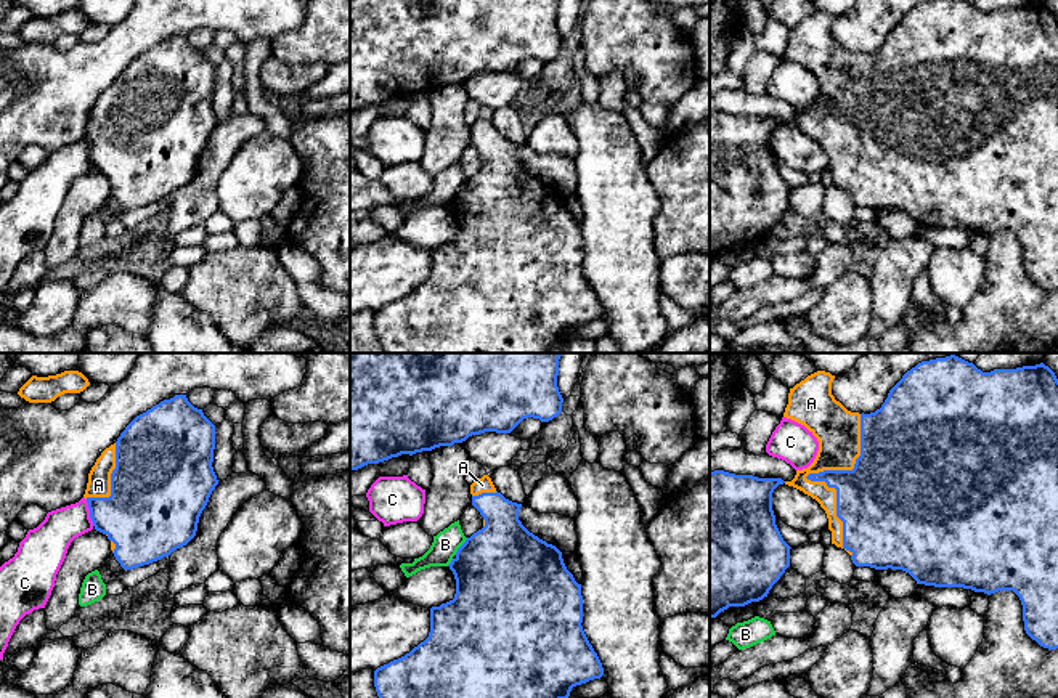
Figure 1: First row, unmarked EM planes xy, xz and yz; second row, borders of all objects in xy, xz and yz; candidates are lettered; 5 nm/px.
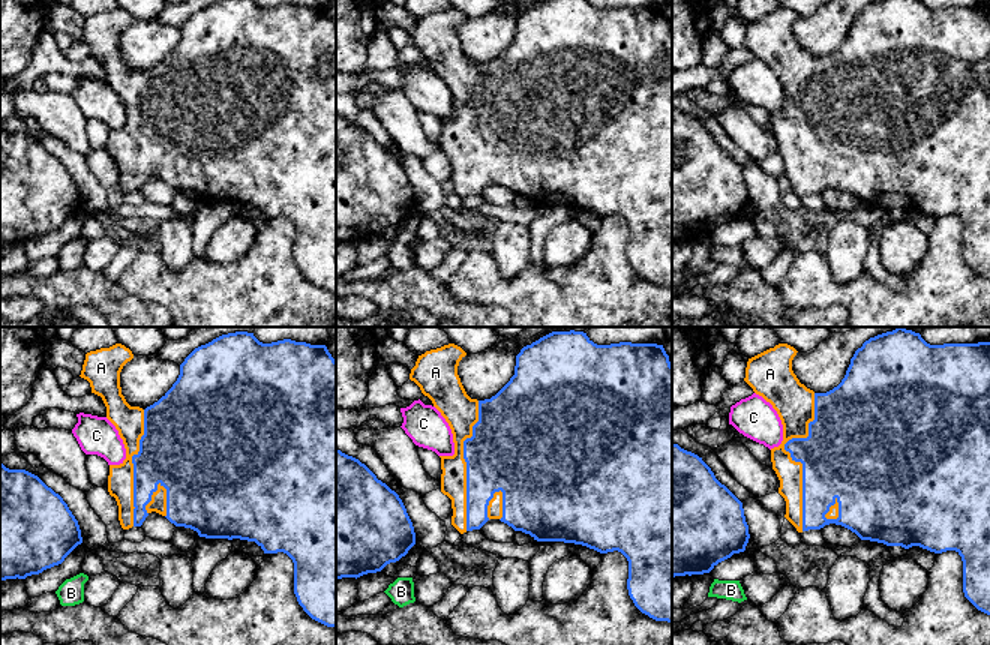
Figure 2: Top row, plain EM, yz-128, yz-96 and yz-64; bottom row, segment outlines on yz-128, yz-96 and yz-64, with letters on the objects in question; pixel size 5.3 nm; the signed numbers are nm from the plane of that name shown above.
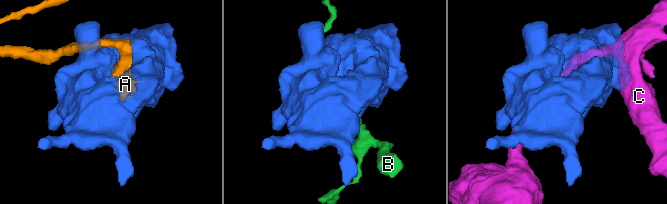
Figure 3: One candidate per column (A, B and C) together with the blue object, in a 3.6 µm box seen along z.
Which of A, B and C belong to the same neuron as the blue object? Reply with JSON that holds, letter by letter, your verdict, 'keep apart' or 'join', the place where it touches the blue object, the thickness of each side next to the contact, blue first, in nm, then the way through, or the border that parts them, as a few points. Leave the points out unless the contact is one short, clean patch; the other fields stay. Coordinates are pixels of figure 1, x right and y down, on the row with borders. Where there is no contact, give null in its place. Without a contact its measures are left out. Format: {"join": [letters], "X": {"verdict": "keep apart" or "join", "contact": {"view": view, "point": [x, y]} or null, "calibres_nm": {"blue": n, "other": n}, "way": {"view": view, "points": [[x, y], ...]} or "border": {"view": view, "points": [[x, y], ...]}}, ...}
{"join": ["A"], "A": {"verdict": "join", "contact": {"view": "yz", "point": [808, 475]}, "calibres_nm": {"blue": 200, "other": 220}}, "B": {"verdict": "keep apart", "contact": {"view": "xz", "point": [461, 546]}, "calibres_nm": {"blue": 480, "other": 130}}, "C": {"verdict": "keep apart", "contact": {"view": "xy", "point": [90, 512]}, "calibres_nm": {"blue": 380, "other": 190}}}

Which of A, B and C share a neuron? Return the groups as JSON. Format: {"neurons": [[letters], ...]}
{"neurons": [["A"], ["B"], ["C"]]}

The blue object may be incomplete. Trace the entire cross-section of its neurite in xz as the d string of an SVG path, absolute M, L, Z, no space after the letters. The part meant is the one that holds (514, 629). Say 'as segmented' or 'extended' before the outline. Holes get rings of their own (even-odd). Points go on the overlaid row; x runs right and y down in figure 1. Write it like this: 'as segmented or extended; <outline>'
extended; M483 475L470 485L472 505L483 517L483 528L474 533L458 549L456 557L448 565L456 579L454 599L430 608L429 637L405 656L390 661L374 671L374 687L379 698L568 698L573 687L604 676L602 663L583 631L583 595L581 584L567 570L562 552L546 541L530 533L519 520L522 504L506 499L496 491L491 478Z

